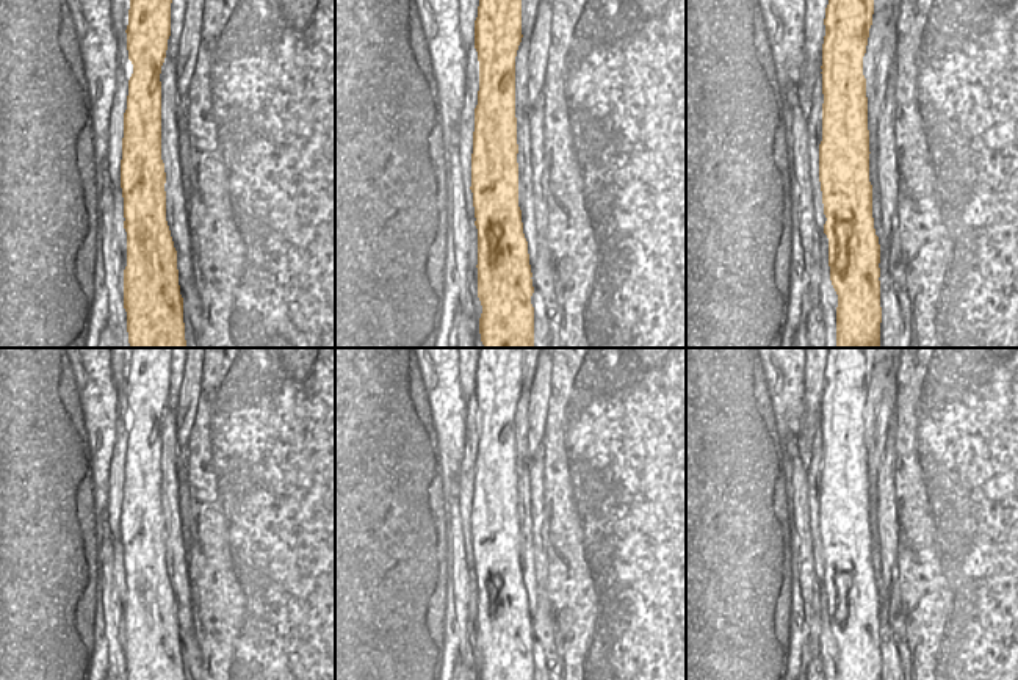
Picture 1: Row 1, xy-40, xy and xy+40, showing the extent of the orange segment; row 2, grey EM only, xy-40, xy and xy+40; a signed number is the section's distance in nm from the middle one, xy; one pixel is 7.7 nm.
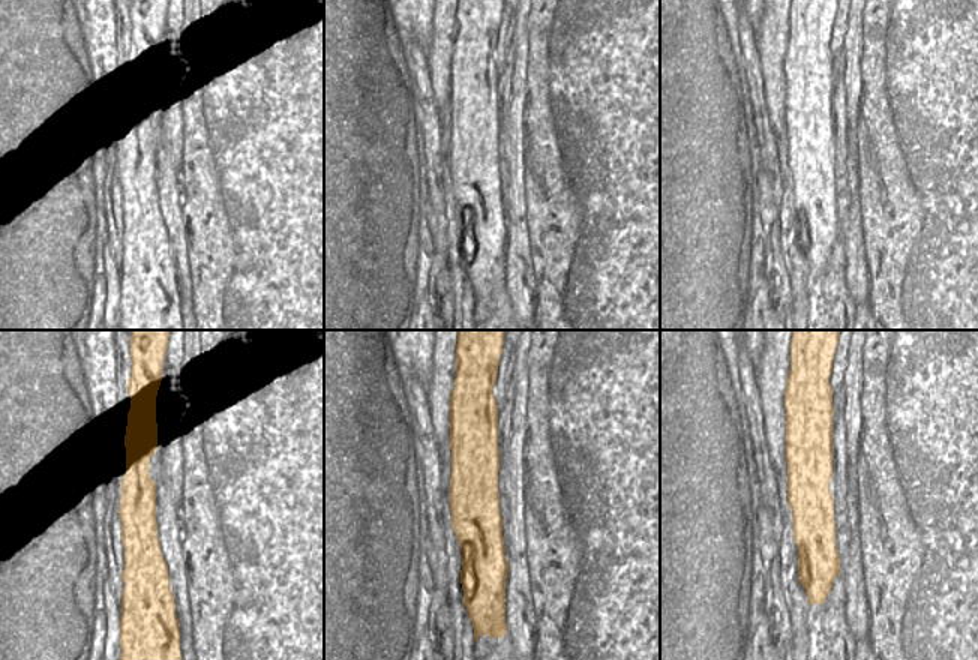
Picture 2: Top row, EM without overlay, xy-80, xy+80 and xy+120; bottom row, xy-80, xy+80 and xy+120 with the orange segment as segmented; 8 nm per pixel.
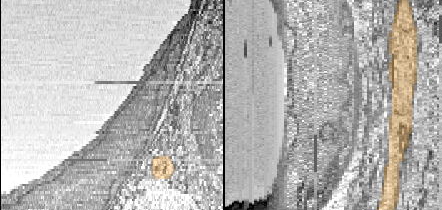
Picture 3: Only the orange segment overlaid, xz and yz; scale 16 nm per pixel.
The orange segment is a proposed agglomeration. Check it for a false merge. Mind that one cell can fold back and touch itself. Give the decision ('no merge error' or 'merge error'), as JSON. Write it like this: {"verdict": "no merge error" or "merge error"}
{"verdict": "no merge error"}

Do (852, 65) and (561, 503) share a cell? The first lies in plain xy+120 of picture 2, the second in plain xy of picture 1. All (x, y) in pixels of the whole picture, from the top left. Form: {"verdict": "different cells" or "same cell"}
{"verdict": "different cells"}

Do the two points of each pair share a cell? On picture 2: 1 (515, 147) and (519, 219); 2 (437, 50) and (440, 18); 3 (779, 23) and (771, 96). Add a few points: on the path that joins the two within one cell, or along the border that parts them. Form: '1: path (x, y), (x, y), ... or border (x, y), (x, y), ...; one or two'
1: path (515, 165), (516, 201); one
2: path (440, 42), (440, 26); one
3: path (773, 41), (773, 78); one

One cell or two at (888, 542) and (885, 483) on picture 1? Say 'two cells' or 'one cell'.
one cell

